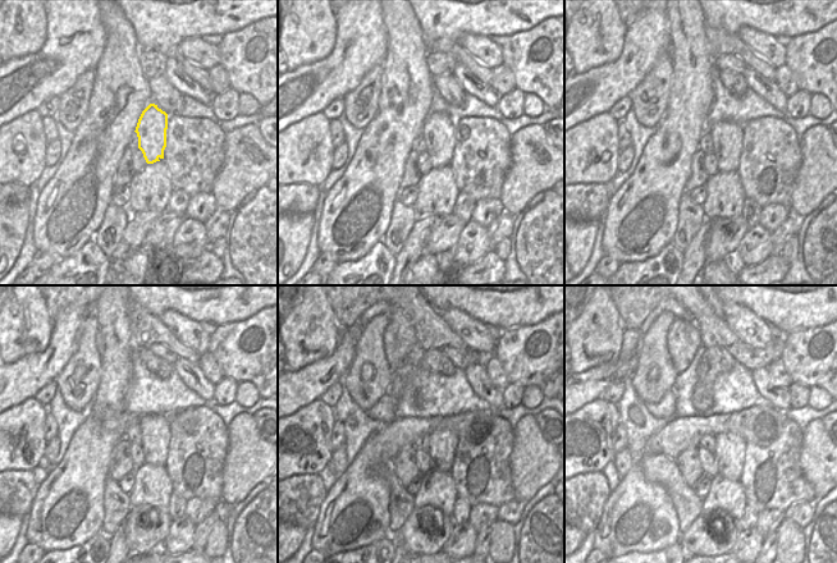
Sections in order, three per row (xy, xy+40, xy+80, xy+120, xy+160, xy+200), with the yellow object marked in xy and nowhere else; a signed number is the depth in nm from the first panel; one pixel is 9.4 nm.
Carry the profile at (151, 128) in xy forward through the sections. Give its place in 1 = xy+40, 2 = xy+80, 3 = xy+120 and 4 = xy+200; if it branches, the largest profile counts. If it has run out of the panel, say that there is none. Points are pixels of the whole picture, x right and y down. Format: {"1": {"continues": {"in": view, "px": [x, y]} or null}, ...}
{"1": {"continues": {"in": "xy+40", "px": [439, 133]}}, "2": {"continues": {"in": "xy+80", "px": [726, 136]}}, "3": {"continues": {"in": "xy+120", "px": [154, 428]}}, "4": {"continues": {"in": "xy+200", "px": [723, 440]}}}

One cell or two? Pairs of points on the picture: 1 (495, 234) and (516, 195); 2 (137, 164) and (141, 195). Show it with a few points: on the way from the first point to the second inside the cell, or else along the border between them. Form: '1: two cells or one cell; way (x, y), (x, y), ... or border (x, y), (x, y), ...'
1: two cells; border (504, 211), (513, 216)
2: two cells; border (147, 164), (136, 173)

